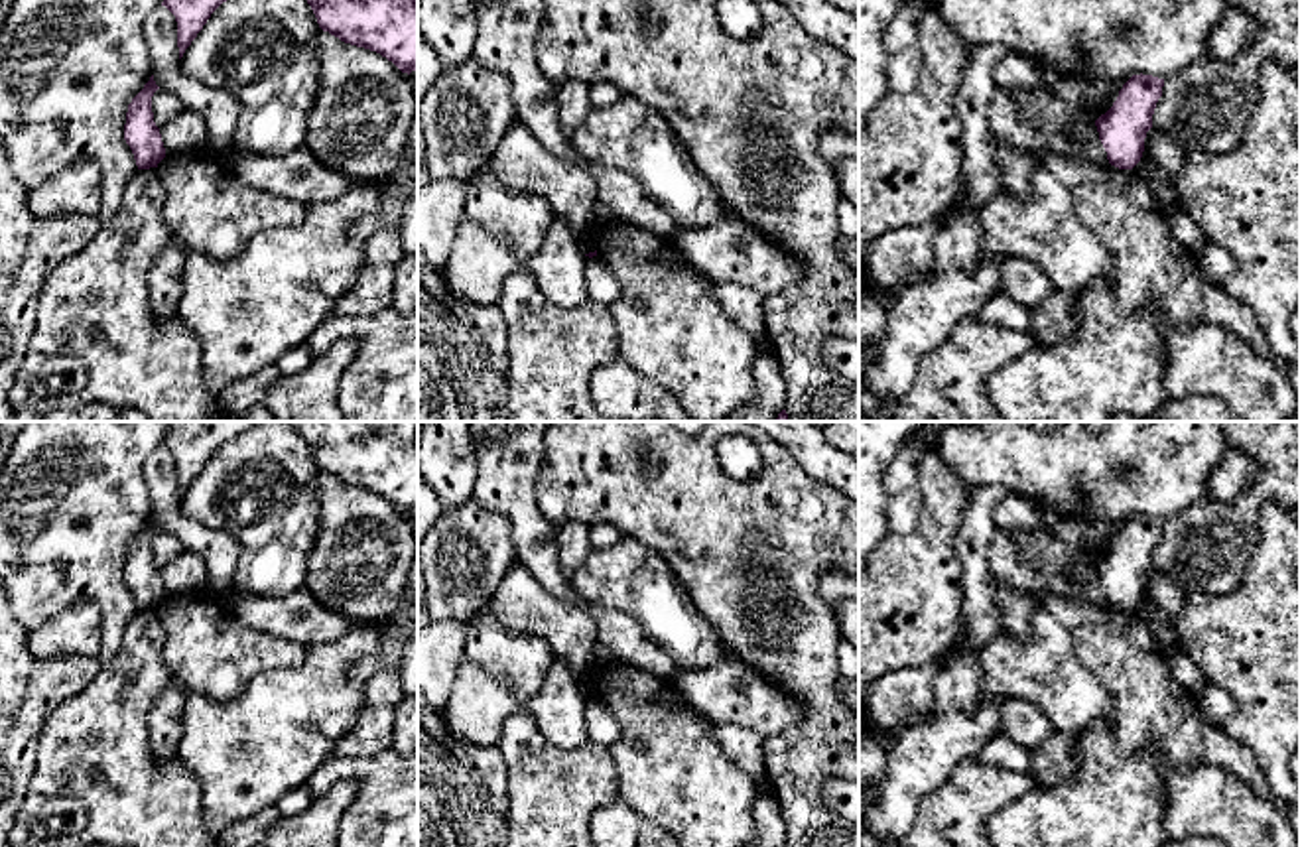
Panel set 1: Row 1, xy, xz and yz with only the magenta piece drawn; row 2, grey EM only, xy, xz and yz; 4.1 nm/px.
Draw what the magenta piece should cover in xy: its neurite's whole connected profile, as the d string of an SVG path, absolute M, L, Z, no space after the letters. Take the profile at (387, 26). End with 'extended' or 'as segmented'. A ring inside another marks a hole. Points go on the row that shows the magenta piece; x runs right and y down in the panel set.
M307 0L323 32L380 53L402 73L418 69L418 0Z; as segmented

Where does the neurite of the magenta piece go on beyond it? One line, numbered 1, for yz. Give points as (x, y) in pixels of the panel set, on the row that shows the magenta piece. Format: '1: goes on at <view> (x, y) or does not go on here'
1: does not go on here

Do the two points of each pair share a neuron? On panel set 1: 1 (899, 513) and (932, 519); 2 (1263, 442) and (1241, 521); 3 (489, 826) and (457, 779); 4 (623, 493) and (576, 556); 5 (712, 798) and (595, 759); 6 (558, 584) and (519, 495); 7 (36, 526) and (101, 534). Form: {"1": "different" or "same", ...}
{"1": "different", "2": "same", "3": "same", "4": "different", "5": "different", "6": "same", "7": "same"}

